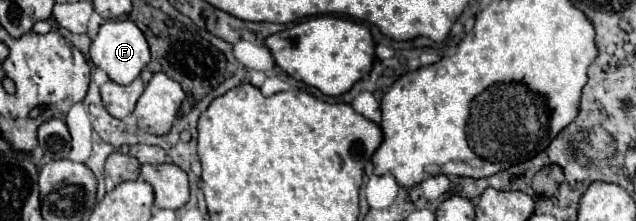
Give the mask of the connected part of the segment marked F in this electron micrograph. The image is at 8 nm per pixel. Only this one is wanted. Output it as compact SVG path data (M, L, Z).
M108 20L108 22L104 22L102 26L100 26L100 30L98 30L98 36L91 40L90 50L89 50L89 60L94 69L92 69L92 73L96 68L103 70L109 80L107 82L116 82L116 84L130 84L132 80L136 80L136 78L140 78L140 74L142 72L142 68L150 62L150 50L148 50L148 42L146 42L146 38L144 38L144 34L140 32L140 28L132 22L132 20Z

